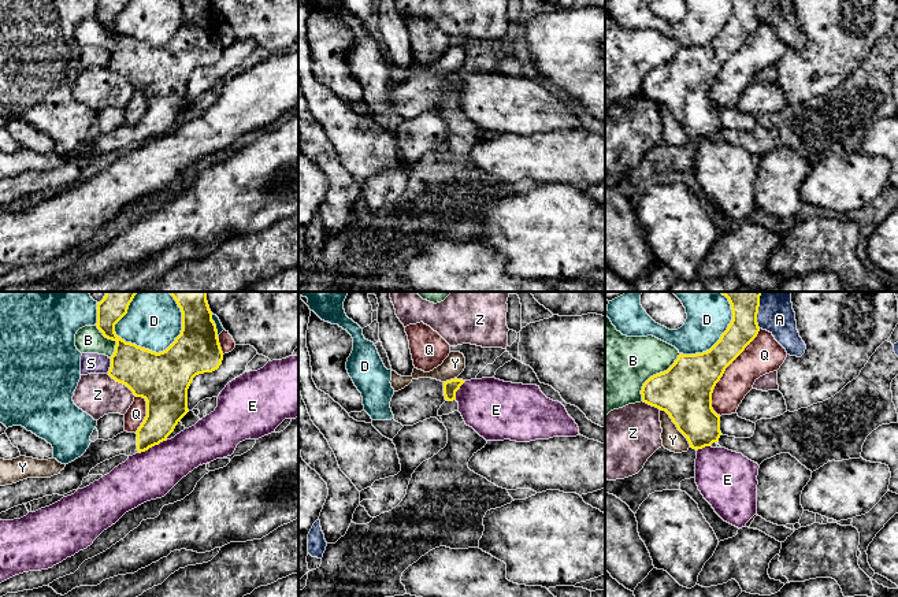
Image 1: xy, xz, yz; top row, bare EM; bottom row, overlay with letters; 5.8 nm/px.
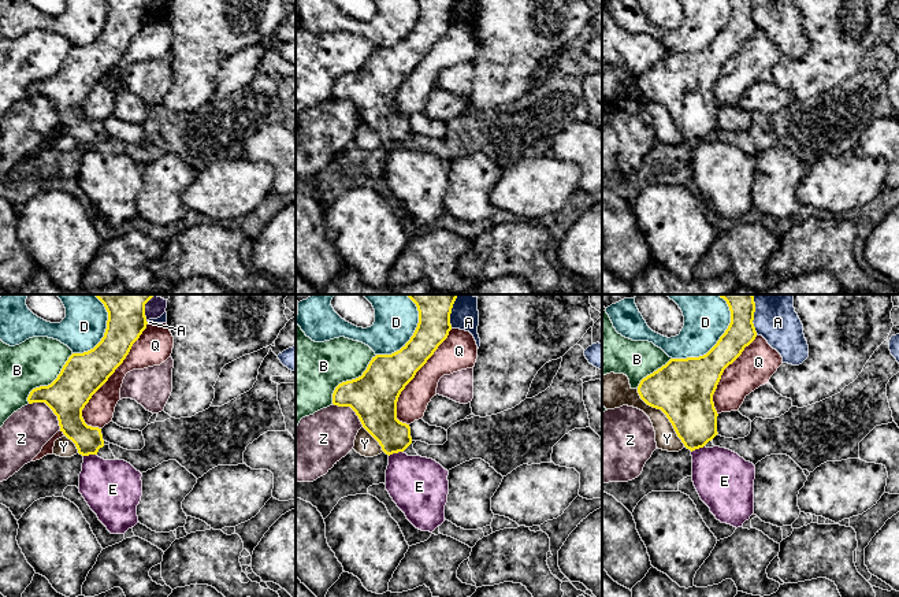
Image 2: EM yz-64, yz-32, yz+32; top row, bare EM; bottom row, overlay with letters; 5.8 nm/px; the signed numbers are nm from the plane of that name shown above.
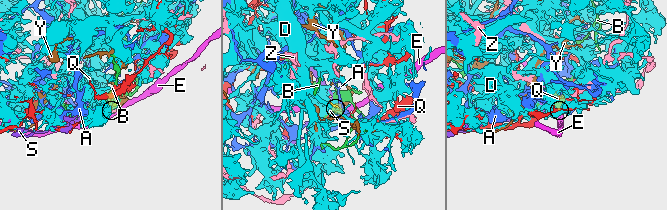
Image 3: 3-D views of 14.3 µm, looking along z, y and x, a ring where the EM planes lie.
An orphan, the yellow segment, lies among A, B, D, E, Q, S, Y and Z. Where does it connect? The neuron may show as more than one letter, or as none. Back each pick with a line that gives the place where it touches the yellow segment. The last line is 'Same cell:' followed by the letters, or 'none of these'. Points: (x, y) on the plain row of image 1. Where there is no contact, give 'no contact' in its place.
Same cell: none of these

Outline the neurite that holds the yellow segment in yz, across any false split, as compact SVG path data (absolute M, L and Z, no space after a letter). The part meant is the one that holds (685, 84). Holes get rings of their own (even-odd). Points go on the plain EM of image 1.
M731 0L732 14L720 33L706 45L695 48L680 47L675 56L664 66L650 70L642 79L642 94L665 104L678 123L687 131L690 141L698 144L717 136L720 125L720 108L712 101L712 86L723 70L726 62L757 30L758 0Z

